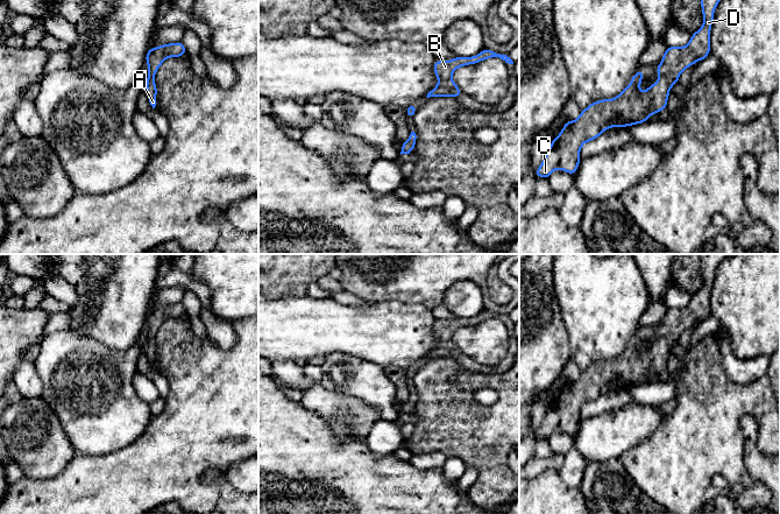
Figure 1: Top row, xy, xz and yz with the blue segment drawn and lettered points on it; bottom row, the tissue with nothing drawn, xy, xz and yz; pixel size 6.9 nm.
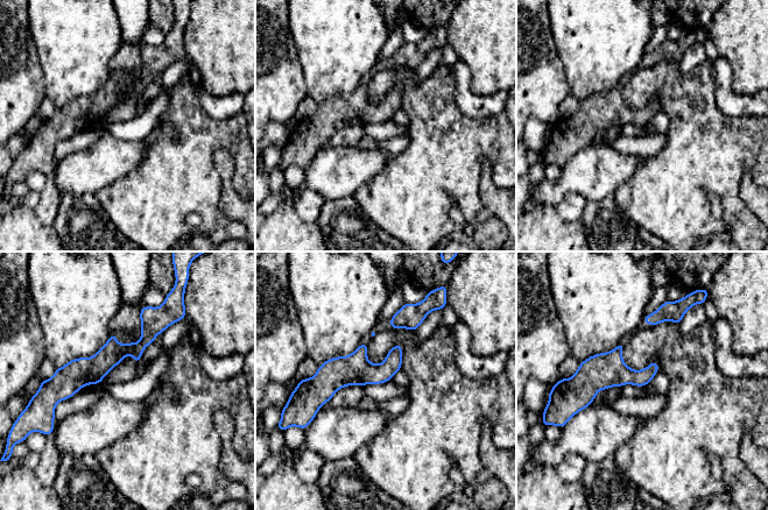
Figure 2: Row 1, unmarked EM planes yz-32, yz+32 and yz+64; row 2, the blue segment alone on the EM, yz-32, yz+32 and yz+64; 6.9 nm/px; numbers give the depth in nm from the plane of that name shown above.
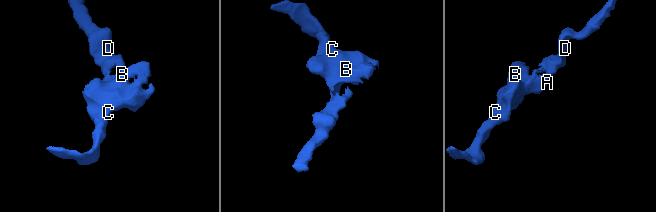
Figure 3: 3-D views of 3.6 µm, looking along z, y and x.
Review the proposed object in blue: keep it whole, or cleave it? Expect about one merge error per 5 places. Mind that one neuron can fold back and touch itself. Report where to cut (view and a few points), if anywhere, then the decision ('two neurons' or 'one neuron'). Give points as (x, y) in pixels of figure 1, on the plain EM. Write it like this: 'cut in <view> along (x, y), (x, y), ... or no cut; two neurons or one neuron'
no cut; one neuron

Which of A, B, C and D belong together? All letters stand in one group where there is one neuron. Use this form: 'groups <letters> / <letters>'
groups A B C D

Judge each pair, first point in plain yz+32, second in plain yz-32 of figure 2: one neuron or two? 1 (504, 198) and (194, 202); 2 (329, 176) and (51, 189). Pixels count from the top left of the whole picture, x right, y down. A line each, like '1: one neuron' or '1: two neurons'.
1: two neurons
2: two neurons

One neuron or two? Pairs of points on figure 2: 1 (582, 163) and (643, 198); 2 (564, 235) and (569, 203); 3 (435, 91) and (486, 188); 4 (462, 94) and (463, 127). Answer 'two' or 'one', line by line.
1: two
2: two
3: two
4: two

